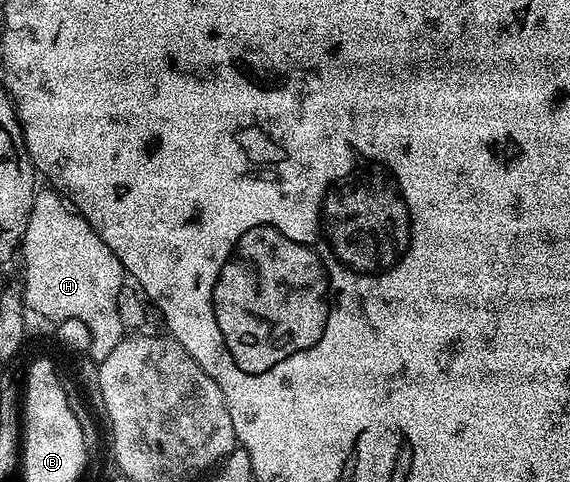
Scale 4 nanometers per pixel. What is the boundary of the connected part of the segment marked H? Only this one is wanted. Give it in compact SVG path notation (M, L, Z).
M39 201L36 208L30 211L30 221L20 247L24 305L56 323L74 319L86 324L94 344L118 342L126 332L117 306L118 296L126 284L126 269L122 267L112 248L104 244L97 230L90 227L90 221L73 208L66 208L62 213L63 203L58 202Z

